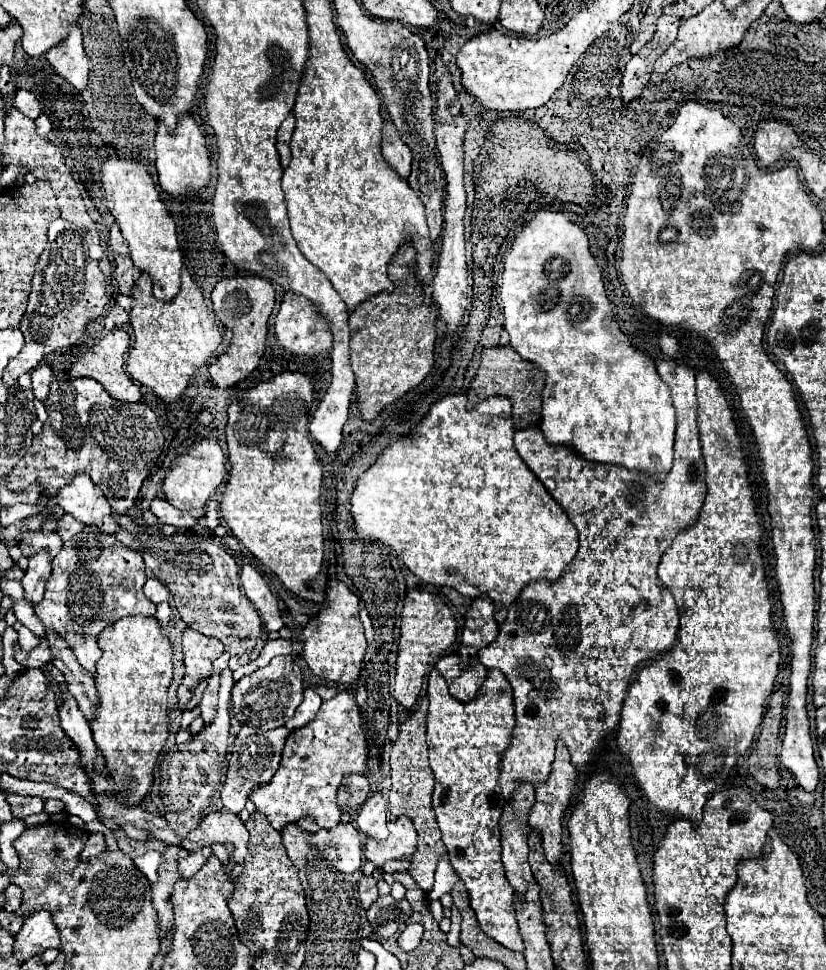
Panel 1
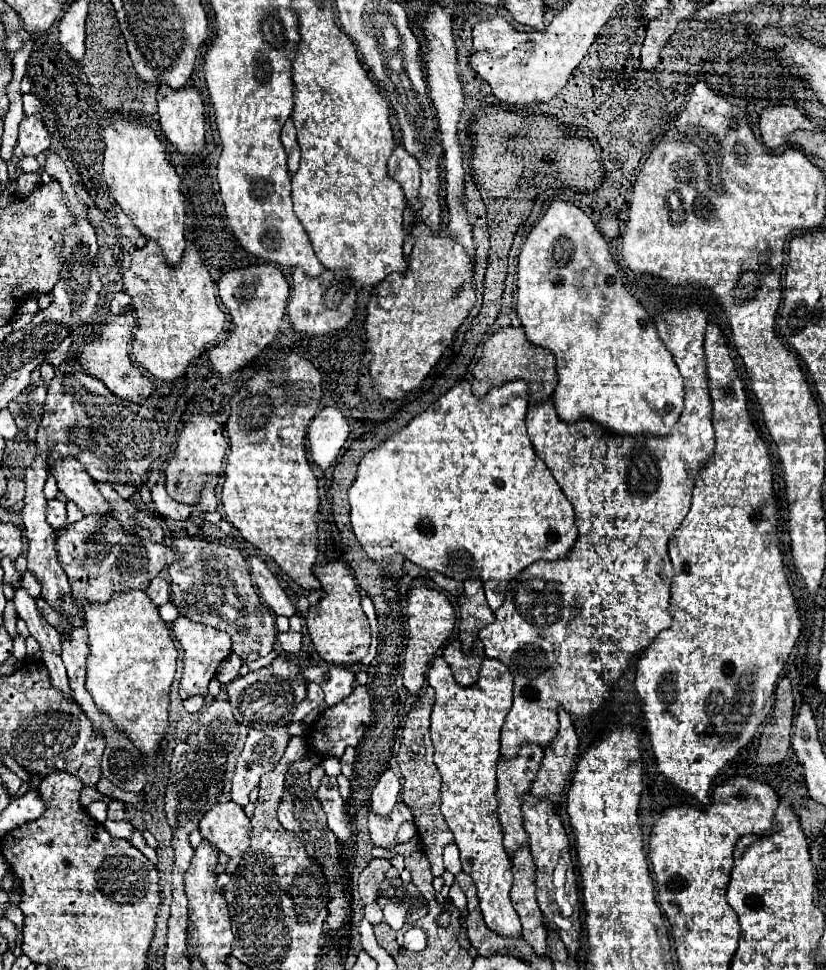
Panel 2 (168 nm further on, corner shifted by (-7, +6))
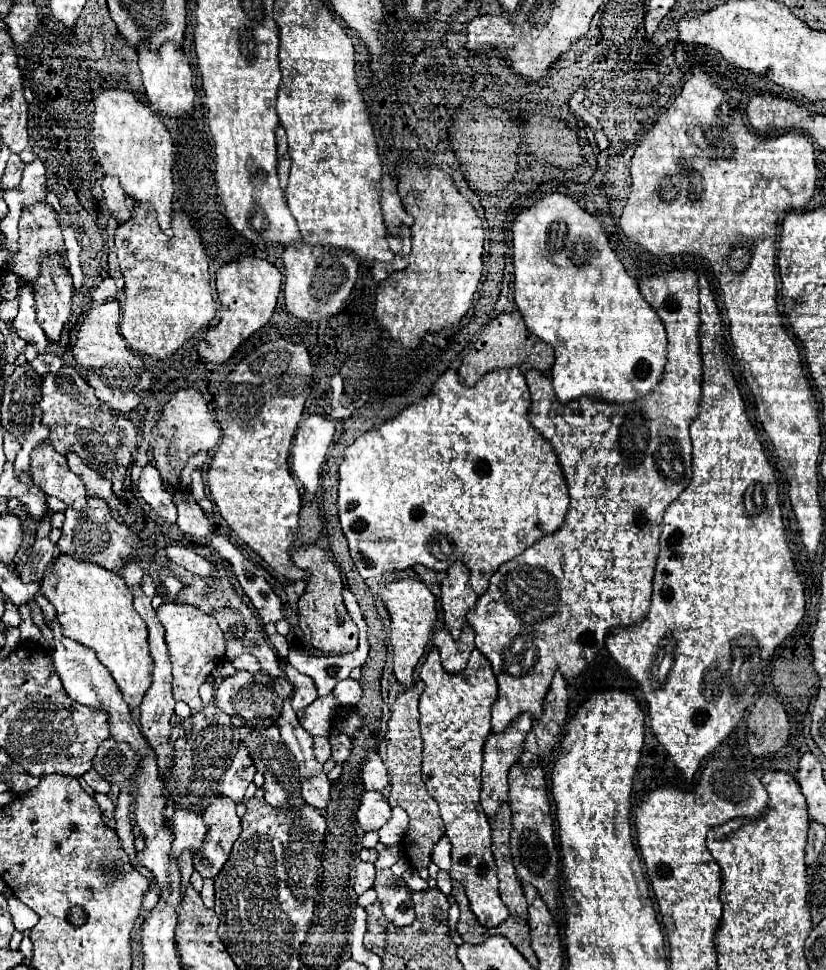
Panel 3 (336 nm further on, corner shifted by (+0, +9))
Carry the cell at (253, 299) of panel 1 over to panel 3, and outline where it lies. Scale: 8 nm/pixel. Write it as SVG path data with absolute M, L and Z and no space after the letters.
M241 258L221 266L217 272L217 296L221 300L221 322L203 334L199 342L199 356L215 364L227 362L247 338L251 338L259 328L263 328L271 320L279 290L281 290L281 274L267 260Z

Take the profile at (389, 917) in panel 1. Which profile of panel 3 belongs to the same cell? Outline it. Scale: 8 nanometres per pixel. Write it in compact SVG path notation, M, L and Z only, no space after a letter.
M389 868L377 870L373 890L379 896L385 918L393 926L403 928L403 926L409 926L415 920L415 906L413 906L413 900L411 900L411 890L407 888L405 880L395 876Z

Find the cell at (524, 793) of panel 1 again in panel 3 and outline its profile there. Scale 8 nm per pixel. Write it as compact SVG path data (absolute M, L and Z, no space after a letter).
M523 714L523 718L517 718L503 734L489 734L483 750L483 774L481 774L481 806L487 814L487 818L493 818L499 812L499 806L503 802L509 802L509 784L507 774L511 766L515 766L521 758L525 736L531 732L533 718L529 714Z

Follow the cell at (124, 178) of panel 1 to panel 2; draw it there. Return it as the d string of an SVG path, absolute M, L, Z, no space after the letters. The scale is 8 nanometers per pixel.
M114 117L104 125L104 177L110 187L110 195L134 219L136 227L148 239L158 241L164 257L170 265L178 265L184 253L184 197L180 193L180 177L168 157L168 147L158 135L156 127L150 127L138 119Z

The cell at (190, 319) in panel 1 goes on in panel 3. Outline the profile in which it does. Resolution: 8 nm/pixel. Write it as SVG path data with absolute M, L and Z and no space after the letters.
M135 206L135 216L119 224L115 246L125 278L121 334L137 354L167 360L203 328L203 322L211 322L217 310L201 240L183 212L173 214L173 236L169 238L159 228L151 206Z

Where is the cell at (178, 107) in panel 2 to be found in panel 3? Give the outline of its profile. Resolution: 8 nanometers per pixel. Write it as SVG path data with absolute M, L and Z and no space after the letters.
M167 42L161 46L159 54L153 54L143 44L137 54L139 54L139 68L143 72L145 94L151 102L153 110L163 116L171 116L171 118L191 116L193 102L195 102L195 88L193 88L193 74L191 74L191 68L189 68L189 62L187 62L183 50L179 50Z

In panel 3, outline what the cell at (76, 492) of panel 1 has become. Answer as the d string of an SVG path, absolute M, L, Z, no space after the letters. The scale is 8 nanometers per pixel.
M47 442L39 444L33 450L31 478L45 494L59 498L61 502L75 510L85 510L87 506L85 484L81 482L79 476L75 476L69 470L67 458L55 452Z

